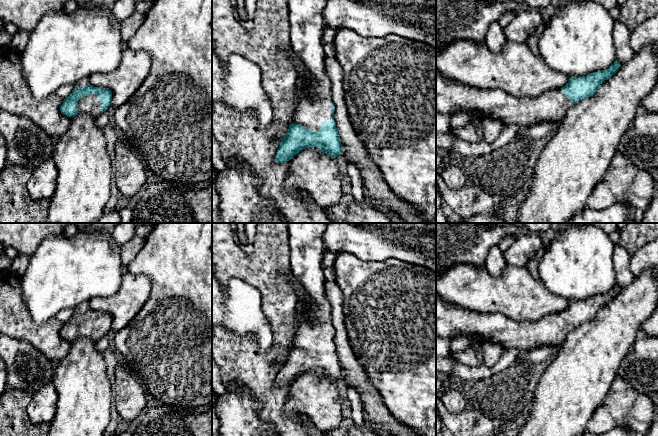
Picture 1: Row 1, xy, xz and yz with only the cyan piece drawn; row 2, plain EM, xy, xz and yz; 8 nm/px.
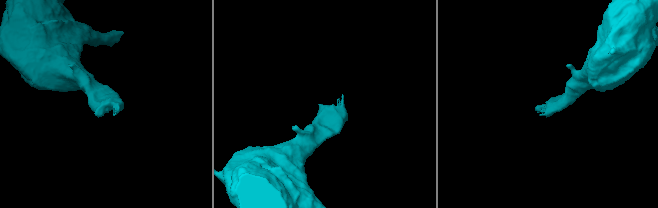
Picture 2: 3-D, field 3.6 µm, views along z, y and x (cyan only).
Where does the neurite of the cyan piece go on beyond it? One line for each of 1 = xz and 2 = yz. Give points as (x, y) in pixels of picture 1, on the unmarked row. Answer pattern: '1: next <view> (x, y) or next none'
1: next xz (313, 320)
2: next yz (452, 321)

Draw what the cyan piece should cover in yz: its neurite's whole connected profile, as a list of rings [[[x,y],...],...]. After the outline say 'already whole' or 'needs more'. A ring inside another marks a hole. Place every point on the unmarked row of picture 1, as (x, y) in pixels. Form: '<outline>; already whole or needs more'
[[[616,283],[606,294],[599,294],[582,301],[571,301],[562,312],[546,315],[536,321],[513,321],[499,313],[478,313],[436,297],[436,336],[451,339],[470,336],[475,342],[493,341],[500,344],[503,349],[518,349],[520,352],[531,351],[546,345],[557,346],[564,343],[575,328],[586,321],[593,320],[599,309],[614,299],[620,290],[620,286]]]; needs more

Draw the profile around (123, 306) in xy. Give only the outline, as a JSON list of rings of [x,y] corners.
[[[125,272],[117,293],[111,296],[94,297],[89,308],[112,316],[112,329],[124,328],[142,309],[151,294],[151,281],[145,275]]]

